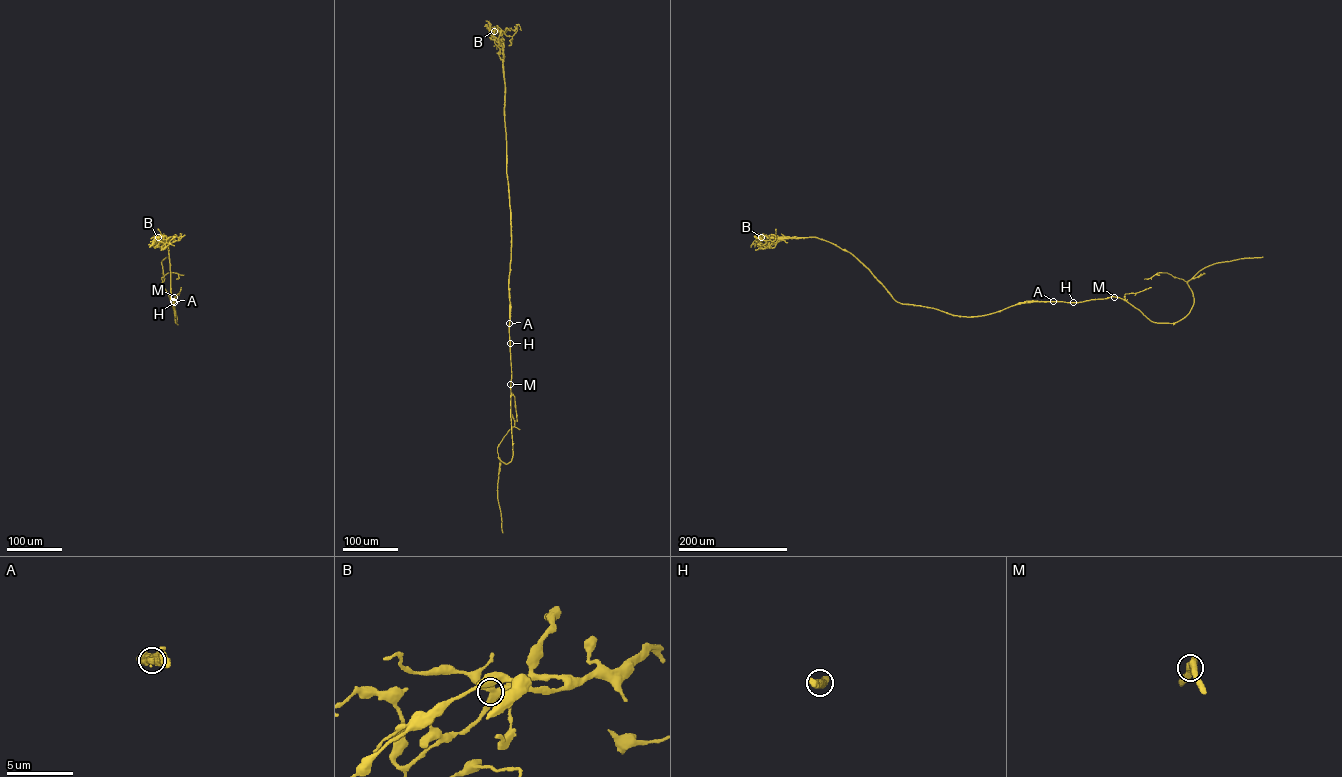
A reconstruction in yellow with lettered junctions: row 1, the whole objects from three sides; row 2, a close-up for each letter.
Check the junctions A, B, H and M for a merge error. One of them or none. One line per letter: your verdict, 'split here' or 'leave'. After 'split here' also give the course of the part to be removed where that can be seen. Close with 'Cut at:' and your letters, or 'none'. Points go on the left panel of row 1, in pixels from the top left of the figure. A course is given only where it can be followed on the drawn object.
A: split here; course (173, 301), (175, 317), (170, 303), (168, 237), (152, 238)
B: leave
H: leave
M: leave
Cut at: A

